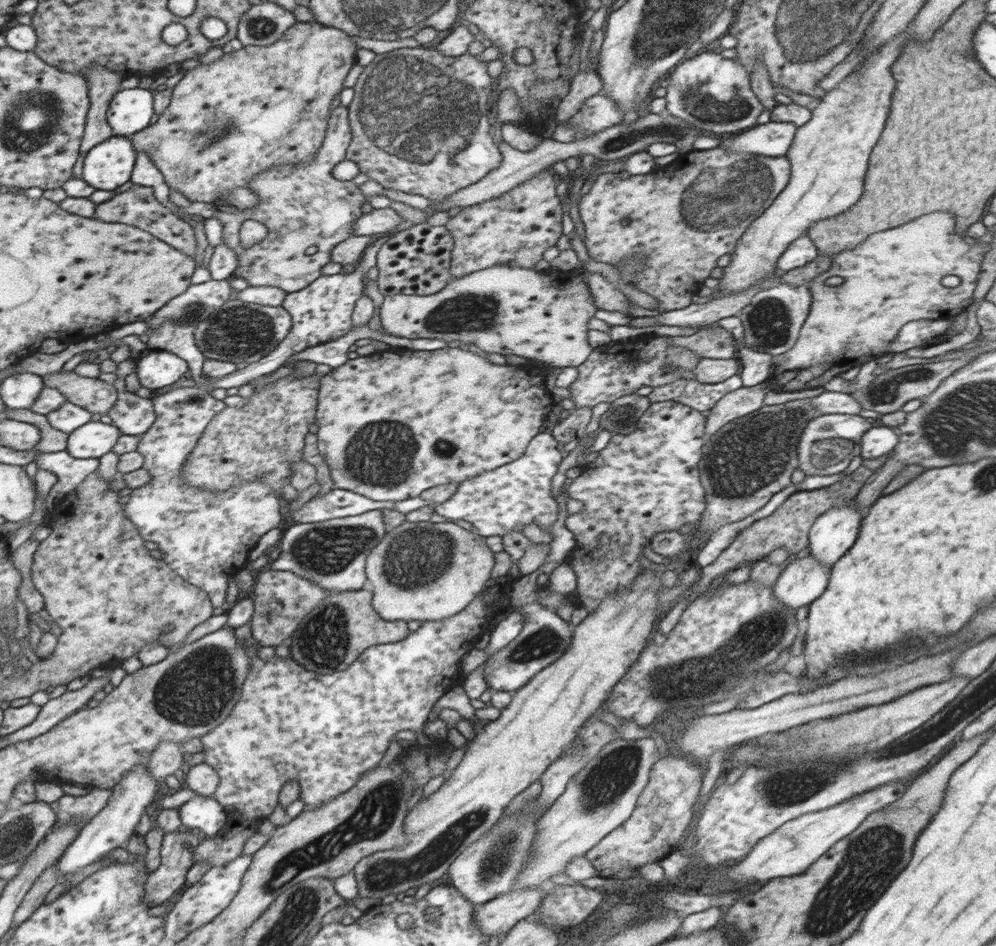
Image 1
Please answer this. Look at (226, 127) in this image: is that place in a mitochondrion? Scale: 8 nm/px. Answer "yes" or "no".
yes

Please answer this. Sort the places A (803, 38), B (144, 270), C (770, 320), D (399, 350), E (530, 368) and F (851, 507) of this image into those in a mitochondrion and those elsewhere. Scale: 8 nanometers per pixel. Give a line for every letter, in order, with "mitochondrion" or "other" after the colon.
A: mitochondrion
B: other
C: mitochondrion
D: other
E: other
F: other

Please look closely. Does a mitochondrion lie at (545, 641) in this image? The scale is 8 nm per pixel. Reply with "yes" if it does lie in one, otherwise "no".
yes

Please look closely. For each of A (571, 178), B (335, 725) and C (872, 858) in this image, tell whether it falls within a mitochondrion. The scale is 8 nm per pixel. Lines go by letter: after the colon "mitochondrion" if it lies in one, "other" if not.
A: other
B: other
C: mitochondrion

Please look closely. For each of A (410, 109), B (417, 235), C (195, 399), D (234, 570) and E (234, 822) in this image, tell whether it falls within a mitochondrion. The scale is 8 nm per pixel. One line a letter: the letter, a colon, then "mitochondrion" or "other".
A: mitochondrion
B: other
C: other
D: other
E: other

